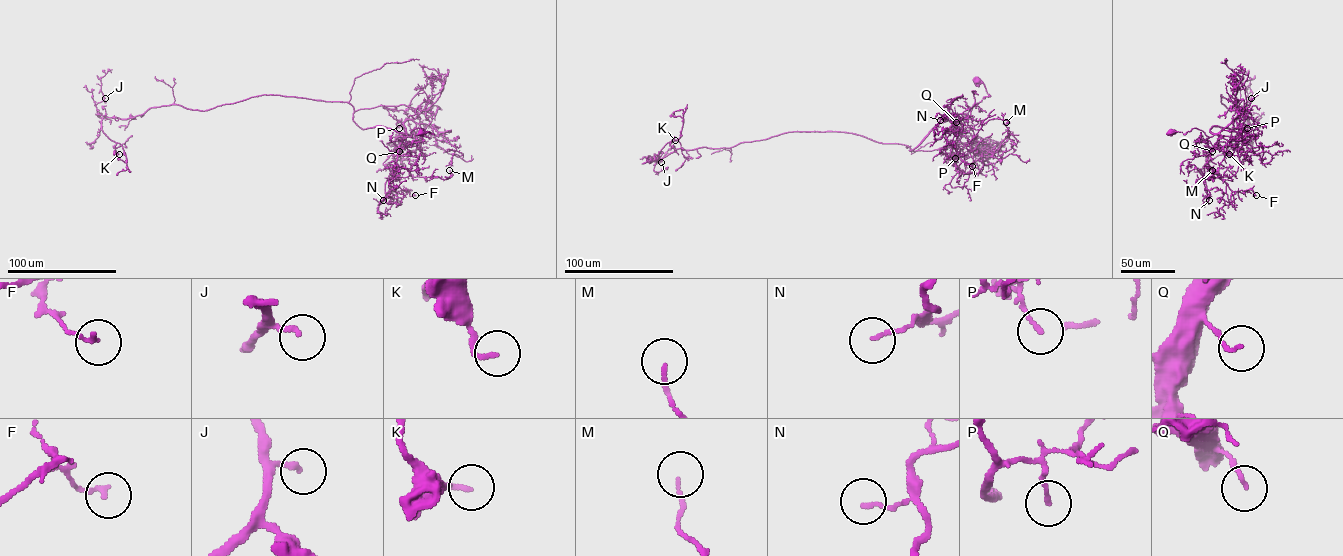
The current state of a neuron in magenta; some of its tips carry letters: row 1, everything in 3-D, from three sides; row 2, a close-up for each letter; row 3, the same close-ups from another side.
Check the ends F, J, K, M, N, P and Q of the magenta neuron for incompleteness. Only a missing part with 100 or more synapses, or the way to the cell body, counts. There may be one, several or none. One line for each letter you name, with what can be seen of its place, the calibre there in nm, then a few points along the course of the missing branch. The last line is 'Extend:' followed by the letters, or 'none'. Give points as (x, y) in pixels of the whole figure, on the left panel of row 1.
Extend: none

